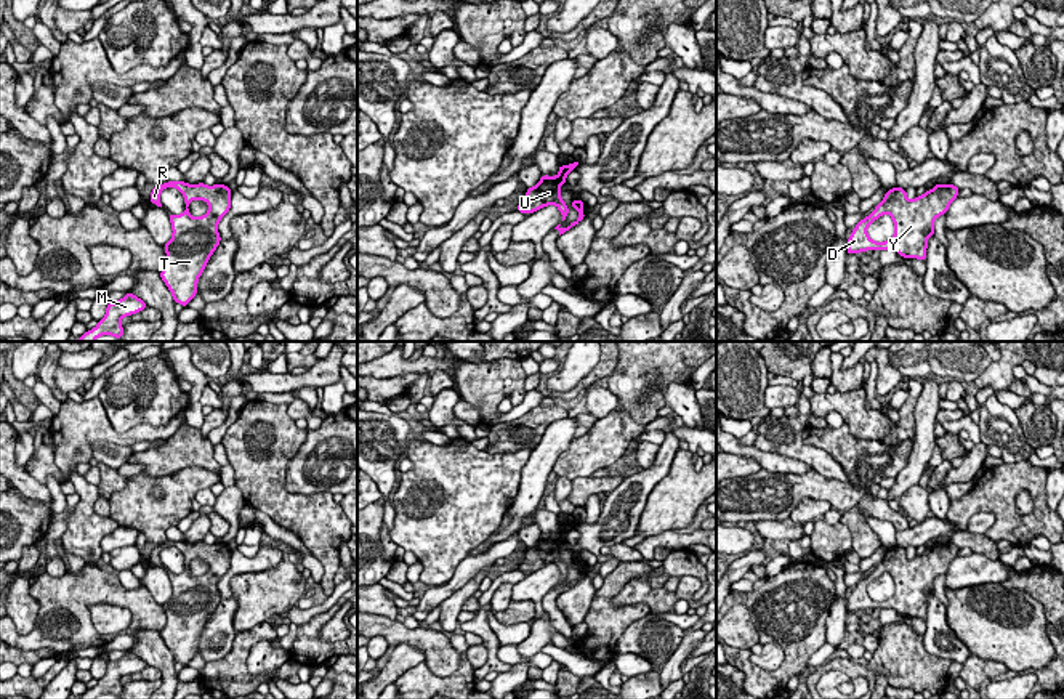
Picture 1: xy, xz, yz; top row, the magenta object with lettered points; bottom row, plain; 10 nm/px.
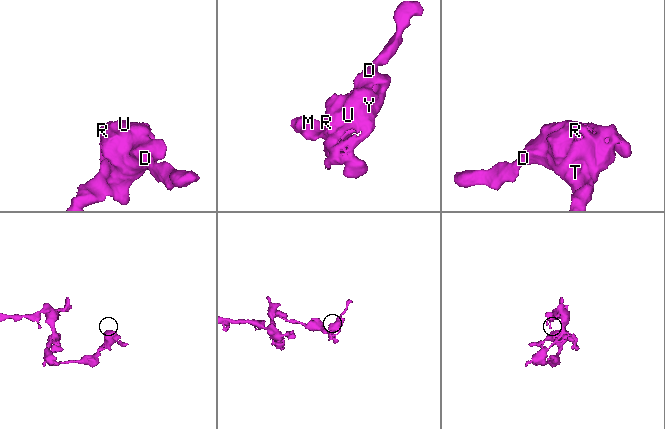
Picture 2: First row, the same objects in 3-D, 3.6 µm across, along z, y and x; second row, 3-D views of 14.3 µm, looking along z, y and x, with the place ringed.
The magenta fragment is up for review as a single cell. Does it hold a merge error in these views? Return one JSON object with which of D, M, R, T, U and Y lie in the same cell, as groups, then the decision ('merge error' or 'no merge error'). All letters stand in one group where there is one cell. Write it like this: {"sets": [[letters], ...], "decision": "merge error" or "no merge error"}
{"sets": [["D", "M", "R", "T", "U", "Y"]], "decision": "no merge error"}

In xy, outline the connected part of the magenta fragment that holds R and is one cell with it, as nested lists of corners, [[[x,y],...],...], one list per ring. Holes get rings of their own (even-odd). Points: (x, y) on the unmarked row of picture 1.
[[[167,540],[152,547],[149,560],[162,566],[159,555],[167,547],[176,547],[184,555],[186,569],[181,574],[168,572],[173,593],[171,600],[163,604],[167,624],[160,630],[160,636],[171,651],[173,661],[187,667],[197,653],[197,640],[205,624],[221,601],[218,582],[231,568],[232,550],[226,543]],[[194,558],[208,563],[204,576],[189,574],[187,566]]]

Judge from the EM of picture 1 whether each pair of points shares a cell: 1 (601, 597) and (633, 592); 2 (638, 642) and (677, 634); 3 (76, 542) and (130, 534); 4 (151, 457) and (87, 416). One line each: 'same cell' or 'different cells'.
1: different cells
2: same cell
3: different cells
4: different cells

